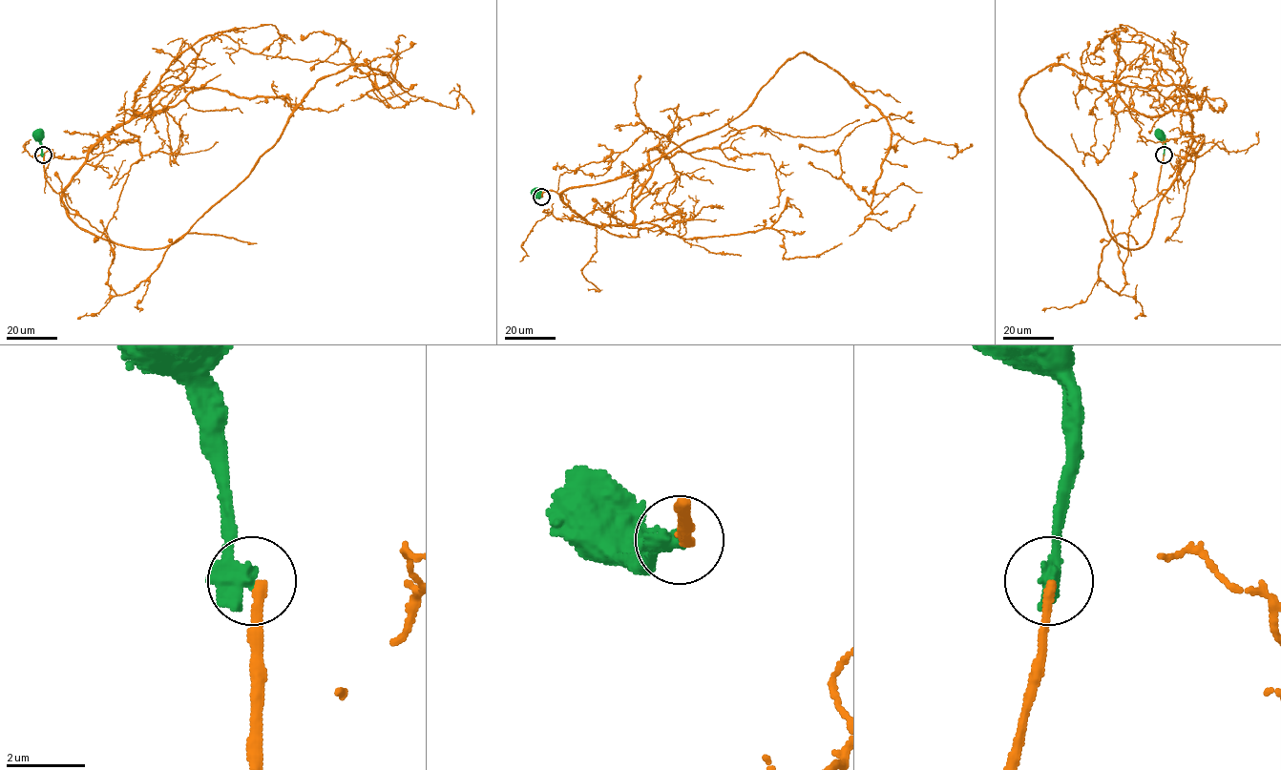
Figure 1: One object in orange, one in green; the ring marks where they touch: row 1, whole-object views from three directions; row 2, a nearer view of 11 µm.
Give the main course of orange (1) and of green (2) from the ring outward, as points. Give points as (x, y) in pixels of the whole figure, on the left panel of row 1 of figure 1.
1: (44, 155), (79, 227), (174, 243), (319, 80), (367, 64), (393, 80), (377, 88), (333, 35), (301, 35)
2: (43, 155), (38, 135)

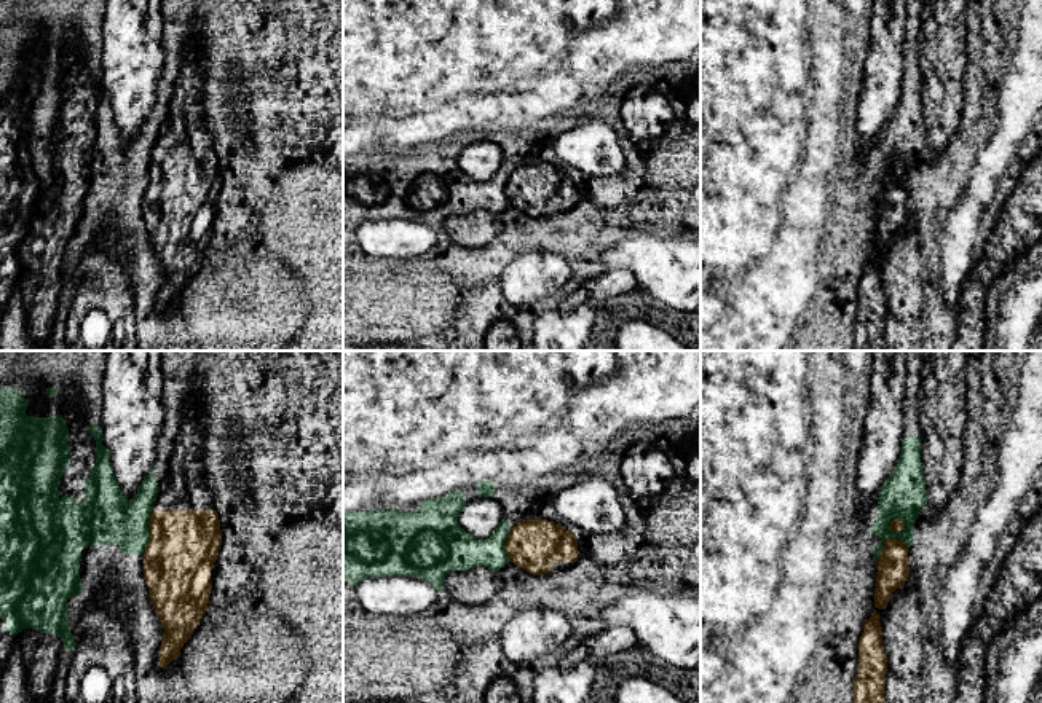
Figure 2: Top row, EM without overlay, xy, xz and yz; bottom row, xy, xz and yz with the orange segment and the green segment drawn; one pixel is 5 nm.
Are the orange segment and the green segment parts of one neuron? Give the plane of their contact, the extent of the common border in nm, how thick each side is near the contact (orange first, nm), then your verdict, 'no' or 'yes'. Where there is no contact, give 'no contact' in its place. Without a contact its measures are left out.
xy | 220 nm | 360/280 nm | no

